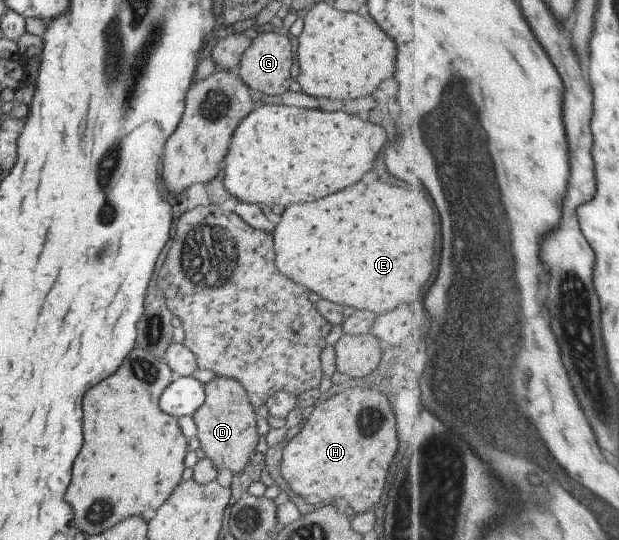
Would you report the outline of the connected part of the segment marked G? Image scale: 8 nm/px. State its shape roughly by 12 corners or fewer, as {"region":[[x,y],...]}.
{"region":[[283,33],[253,34],[239,80],[262,95],[289,90],[292,46]]}

